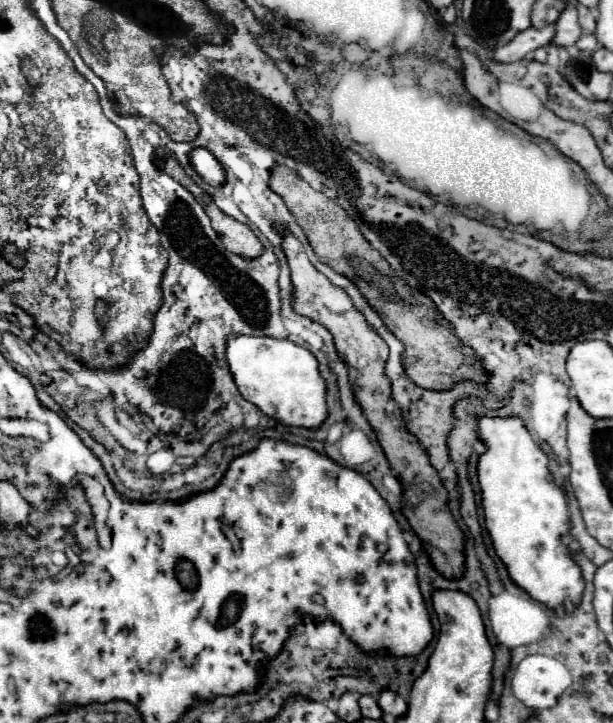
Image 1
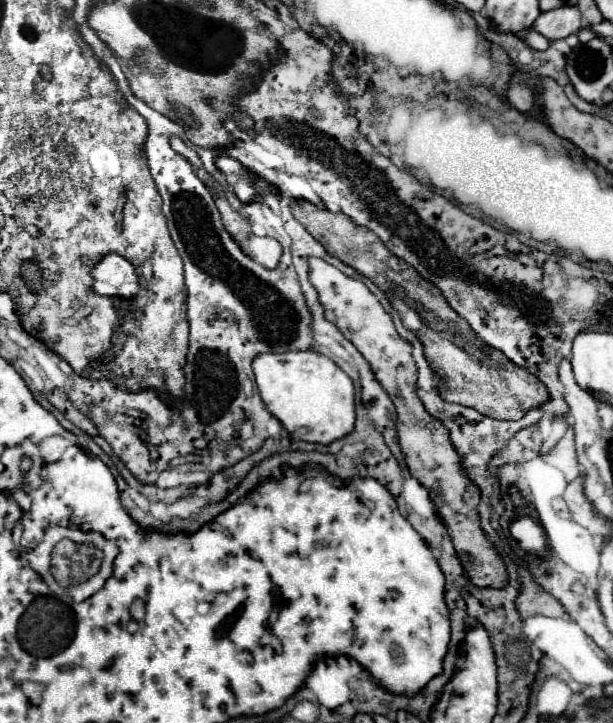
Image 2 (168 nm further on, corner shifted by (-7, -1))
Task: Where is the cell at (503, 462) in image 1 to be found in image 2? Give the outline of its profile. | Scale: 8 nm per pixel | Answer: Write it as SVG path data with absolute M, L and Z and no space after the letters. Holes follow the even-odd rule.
M511 487L509 495L513 497L513 503L519 507L519 519L511 523L511 535L519 541L523 551L535 553L535 555L545 555L545 529L541 529L541 525L527 515L529 507L523 503L517 487Z

